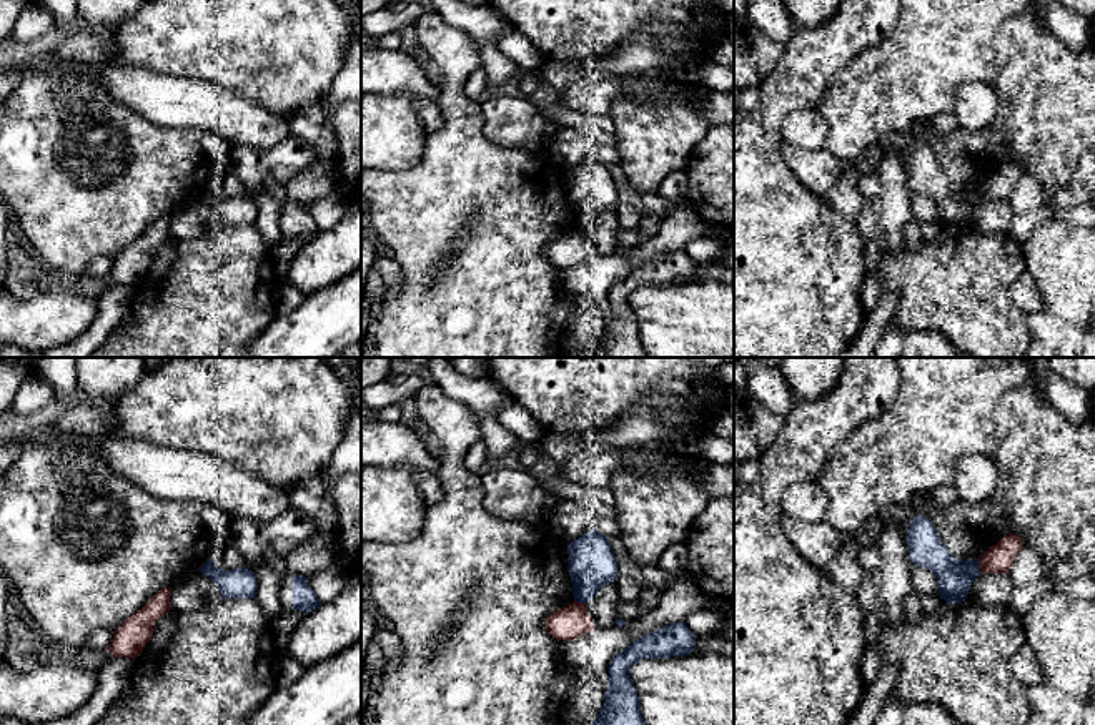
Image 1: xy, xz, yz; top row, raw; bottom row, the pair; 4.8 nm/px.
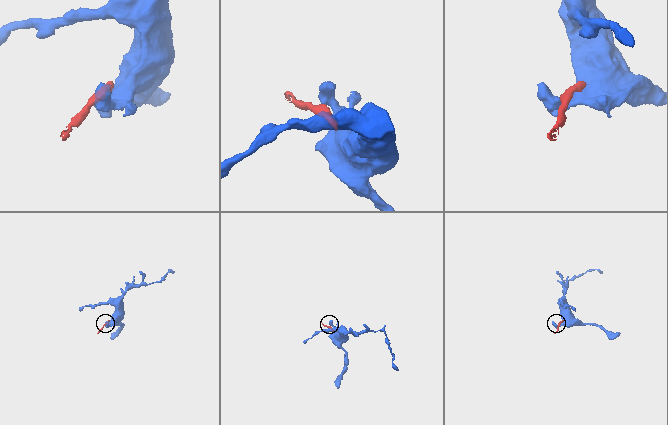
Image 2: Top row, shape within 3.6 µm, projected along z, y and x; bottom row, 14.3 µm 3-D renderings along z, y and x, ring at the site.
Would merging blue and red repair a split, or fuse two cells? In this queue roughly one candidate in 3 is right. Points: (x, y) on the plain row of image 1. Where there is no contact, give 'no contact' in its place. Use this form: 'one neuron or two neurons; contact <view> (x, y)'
two neurons; contact xz (579, 228)

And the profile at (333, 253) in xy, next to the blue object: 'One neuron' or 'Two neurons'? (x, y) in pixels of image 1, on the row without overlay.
Two neurons

